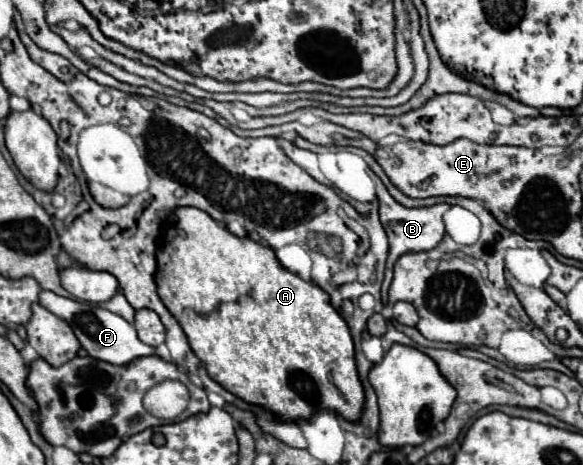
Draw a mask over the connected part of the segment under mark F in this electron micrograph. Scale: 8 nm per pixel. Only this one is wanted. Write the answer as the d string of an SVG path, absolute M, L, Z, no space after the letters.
M41 290L39 304L45 306L47 310L51 310L53 314L57 314L59 318L63 318L73 328L77 340L87 350L87 354L97 358L97 360L103 360L103 362L109 362L109 364L115 364L115 366L125 366L133 358L155 354L155 350L149 344L139 340L137 330L133 328L133 324L129 324L127 320L123 320L121 316L117 316L117 314L105 310L105 308L99 308L99 306L89 308L89 304L85 304L85 302L53 294L51 290Z

